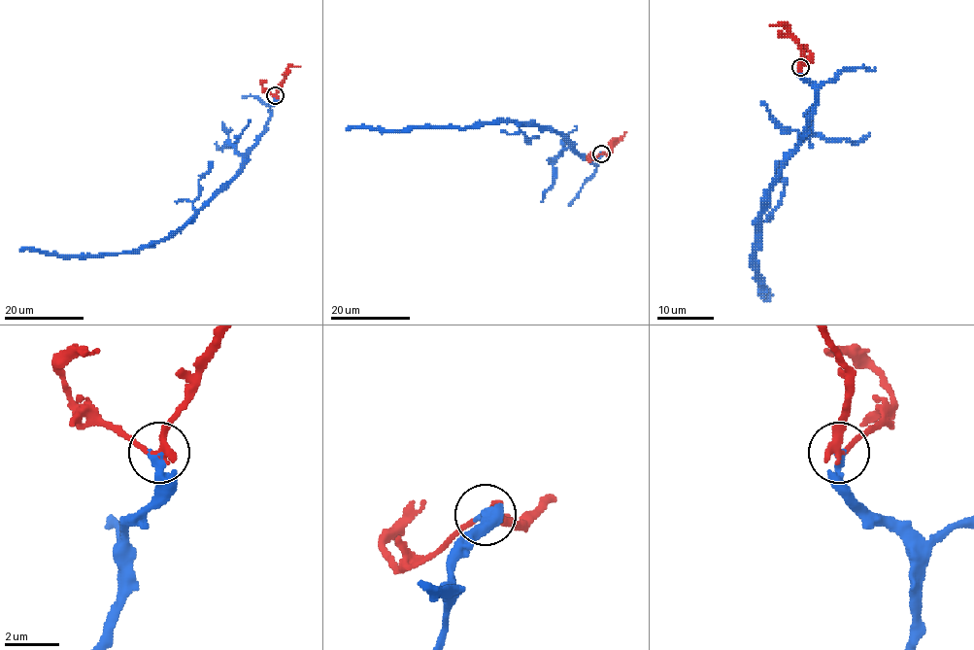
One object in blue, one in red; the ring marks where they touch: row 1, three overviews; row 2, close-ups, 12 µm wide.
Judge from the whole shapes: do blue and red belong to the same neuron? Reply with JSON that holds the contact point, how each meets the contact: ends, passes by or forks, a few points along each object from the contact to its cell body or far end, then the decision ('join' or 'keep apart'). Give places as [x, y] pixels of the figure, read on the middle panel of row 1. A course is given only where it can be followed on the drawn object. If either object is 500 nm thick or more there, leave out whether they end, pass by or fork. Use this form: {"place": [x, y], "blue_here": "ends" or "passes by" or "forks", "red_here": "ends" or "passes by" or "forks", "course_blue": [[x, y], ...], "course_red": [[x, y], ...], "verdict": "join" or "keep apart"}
{"place": [601, 153], "blue_here": "ends", "red_here": "passes by", "course_blue": [[601, 153], [596, 164], [557, 132], [512, 121], [477, 122], [460, 127], [347, 129]], "course_red": [[602, 153], [612, 150], [625, 131]], "verdict": "join"}

